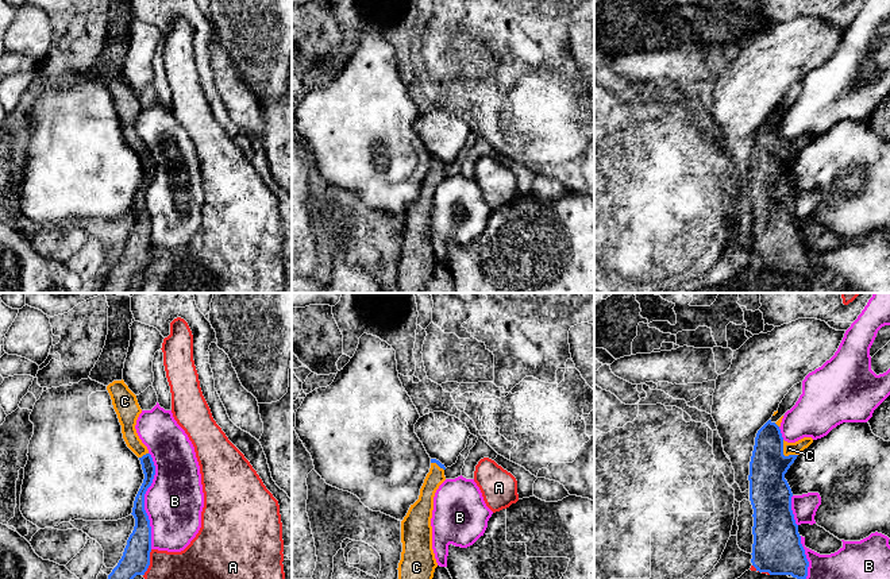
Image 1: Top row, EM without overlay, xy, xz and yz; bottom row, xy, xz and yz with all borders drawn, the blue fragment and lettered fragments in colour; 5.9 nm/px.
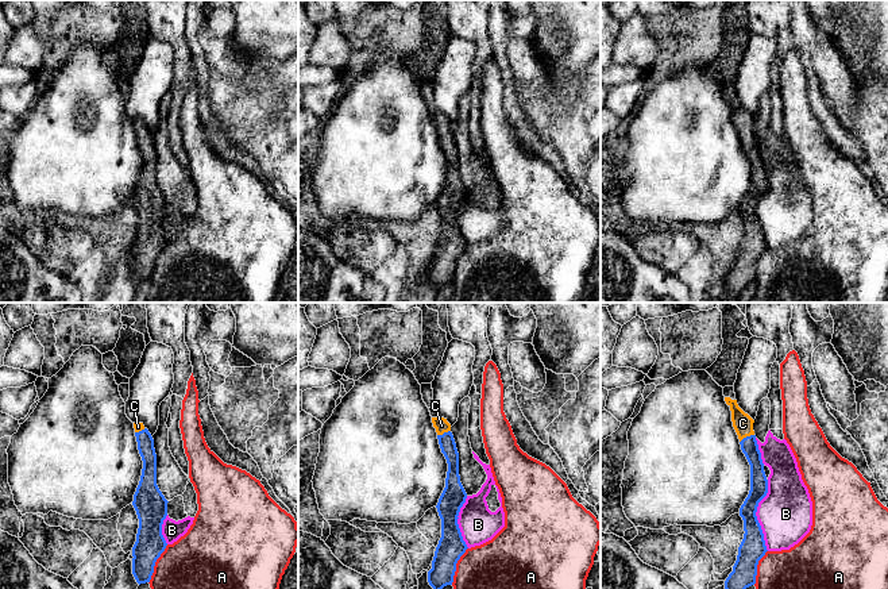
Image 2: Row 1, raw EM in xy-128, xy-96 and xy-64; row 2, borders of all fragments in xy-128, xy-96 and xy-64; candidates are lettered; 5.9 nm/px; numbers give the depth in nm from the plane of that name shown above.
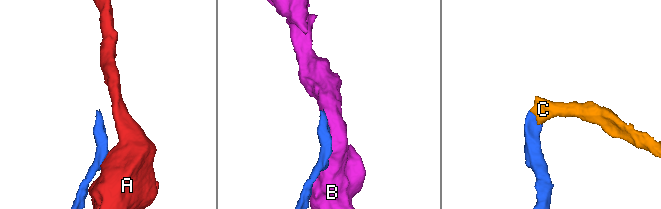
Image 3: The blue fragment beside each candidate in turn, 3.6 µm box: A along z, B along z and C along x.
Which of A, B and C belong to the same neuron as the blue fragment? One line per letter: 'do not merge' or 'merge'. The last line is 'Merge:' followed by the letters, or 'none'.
A: do not merge
B: do not merge
C: merge
Merge: C

